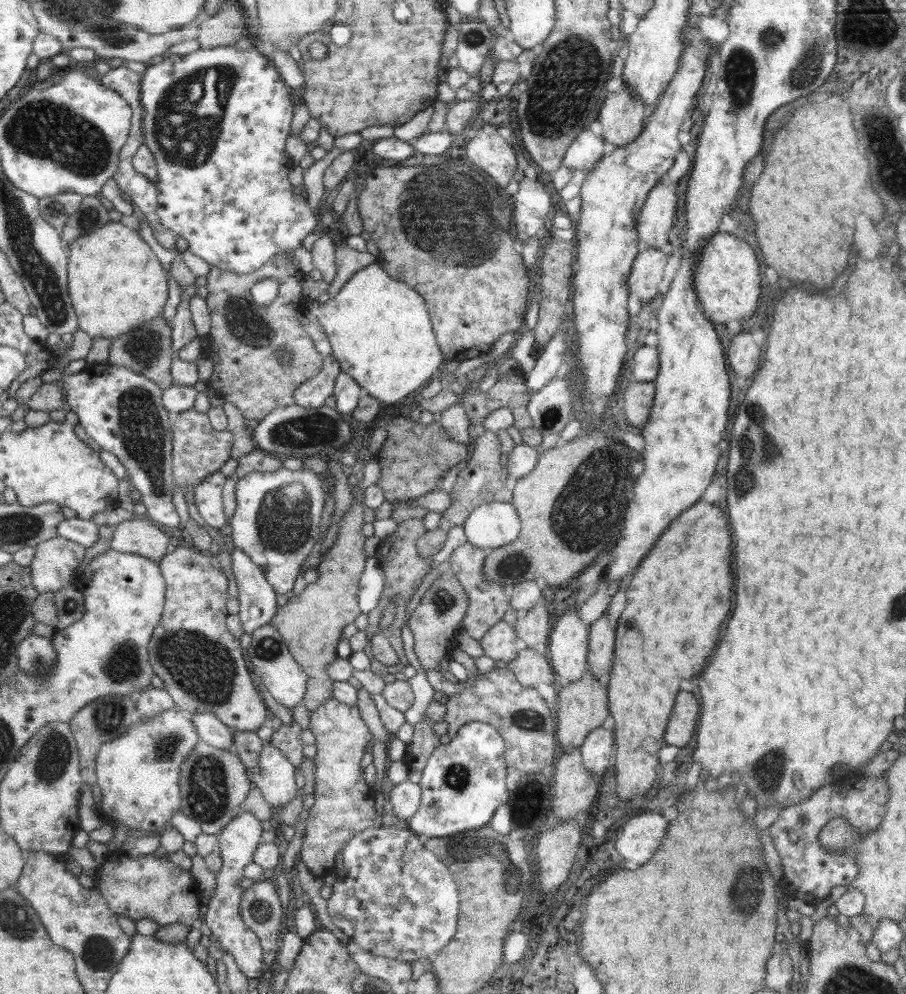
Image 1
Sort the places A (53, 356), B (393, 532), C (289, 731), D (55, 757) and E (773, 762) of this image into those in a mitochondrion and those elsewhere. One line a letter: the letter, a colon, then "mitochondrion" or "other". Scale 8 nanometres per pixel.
A: other
B: other
C: other
D: mitochondrion
E: mitochondrion

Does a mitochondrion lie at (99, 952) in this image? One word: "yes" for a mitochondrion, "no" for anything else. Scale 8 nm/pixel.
yes

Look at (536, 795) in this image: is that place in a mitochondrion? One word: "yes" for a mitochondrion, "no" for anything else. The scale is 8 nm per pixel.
no

